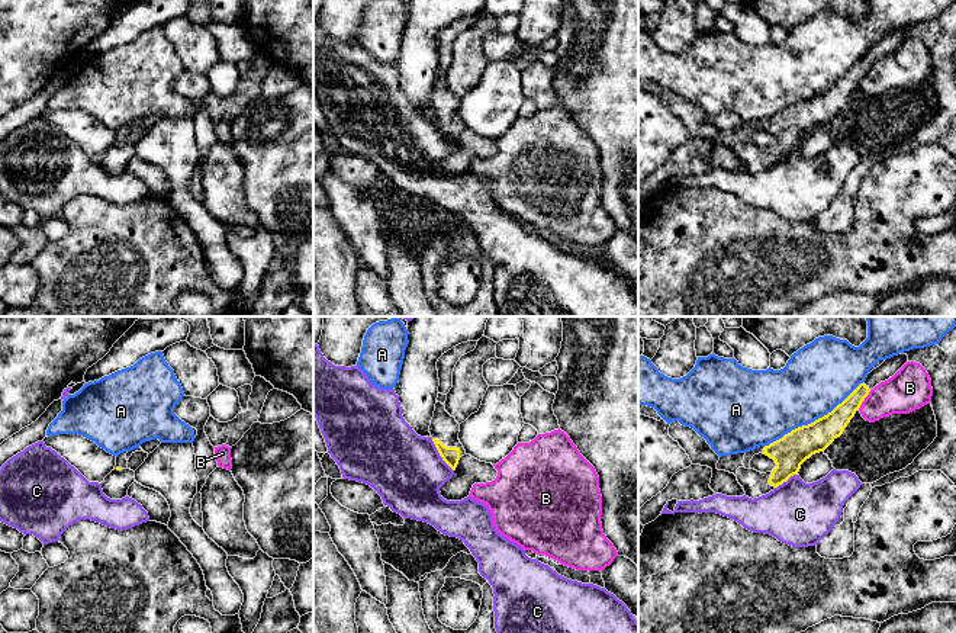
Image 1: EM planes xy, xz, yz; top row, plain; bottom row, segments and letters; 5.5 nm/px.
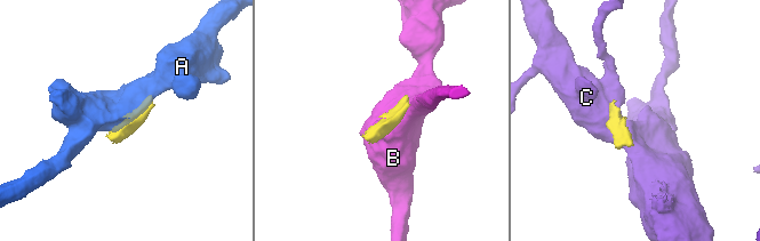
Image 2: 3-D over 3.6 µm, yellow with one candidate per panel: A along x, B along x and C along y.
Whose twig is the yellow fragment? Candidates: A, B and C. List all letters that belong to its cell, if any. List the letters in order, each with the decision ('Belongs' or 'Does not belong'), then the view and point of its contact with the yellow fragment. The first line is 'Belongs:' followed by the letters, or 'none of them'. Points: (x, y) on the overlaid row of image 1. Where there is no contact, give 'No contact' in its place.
Belongs: none of them
A: Does not belong. Touches yellow at yz (816, 420)
B: Does not belong. Touches yellow at yz (863, 399)
C: Does not belong. Touches yellow at xz (440, 455)

